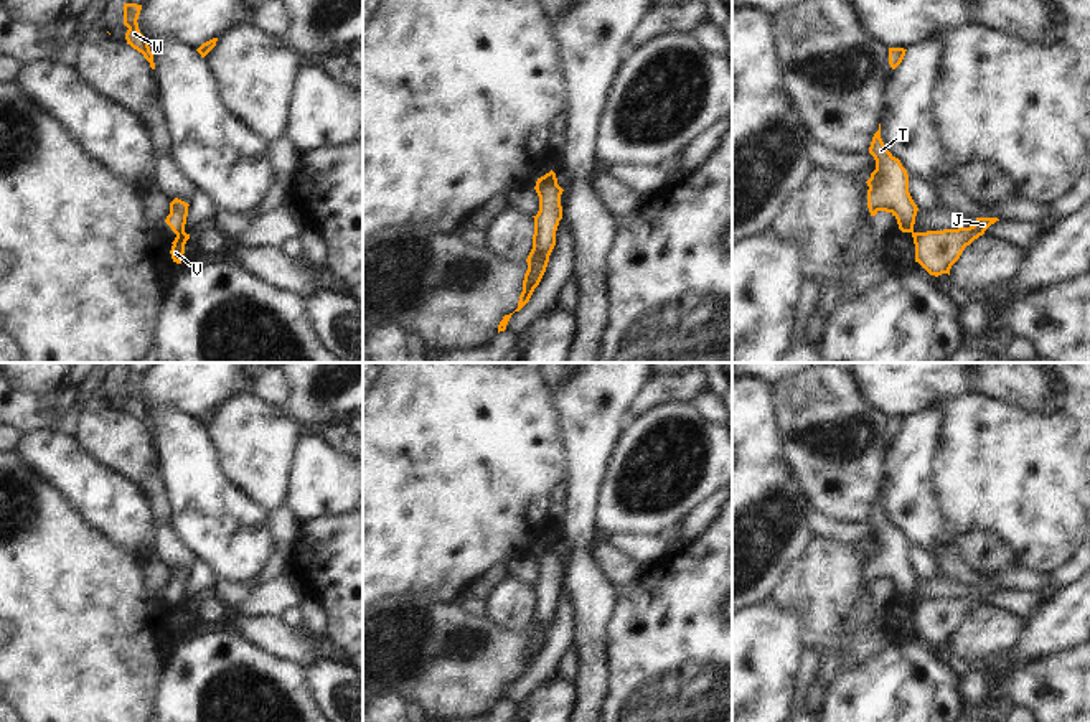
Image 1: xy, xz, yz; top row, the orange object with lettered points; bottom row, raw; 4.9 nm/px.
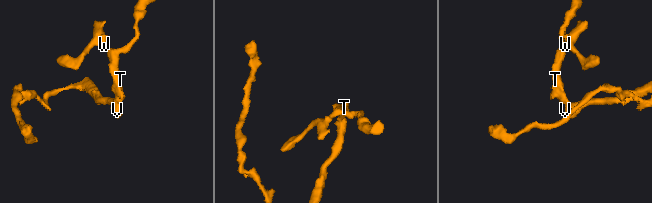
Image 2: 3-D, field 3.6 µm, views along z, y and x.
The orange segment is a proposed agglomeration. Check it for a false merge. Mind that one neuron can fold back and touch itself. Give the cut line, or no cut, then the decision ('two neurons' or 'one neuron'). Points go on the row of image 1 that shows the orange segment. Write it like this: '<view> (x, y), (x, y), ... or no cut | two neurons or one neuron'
xy (183, 231), (177, 236) | two neurons

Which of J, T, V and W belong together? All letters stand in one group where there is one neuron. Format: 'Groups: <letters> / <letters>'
Groups: J V / T W.

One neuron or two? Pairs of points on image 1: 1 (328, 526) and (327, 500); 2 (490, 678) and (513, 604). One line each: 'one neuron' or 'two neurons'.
1: two neurons
2: two neurons

